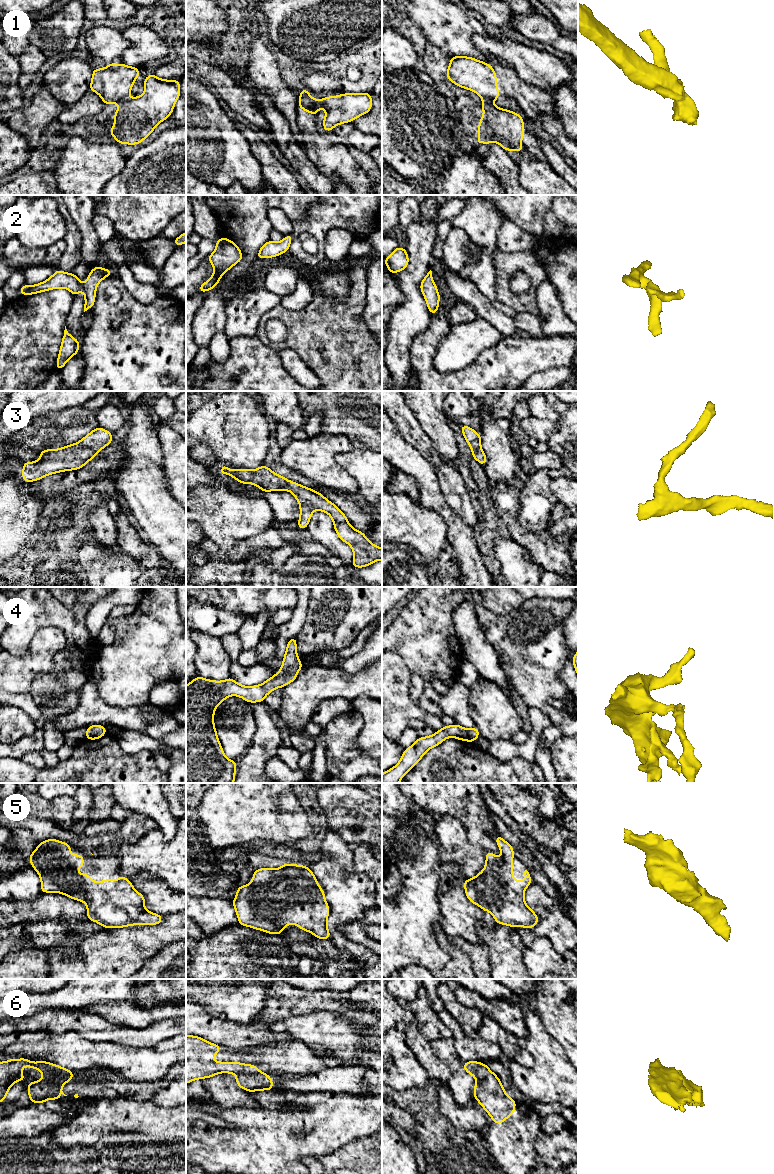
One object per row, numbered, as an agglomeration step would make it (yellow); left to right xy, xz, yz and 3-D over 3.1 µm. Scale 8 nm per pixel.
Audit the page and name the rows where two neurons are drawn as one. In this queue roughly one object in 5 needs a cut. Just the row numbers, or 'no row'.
1, 6

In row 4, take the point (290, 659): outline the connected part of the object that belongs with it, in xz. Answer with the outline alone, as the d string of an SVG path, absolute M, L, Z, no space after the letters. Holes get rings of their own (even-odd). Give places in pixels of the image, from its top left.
M297 637L288 641L280 671L263 684L247 687L238 684L231 677L224 681L212 681L198 676L186 686L186 783L234 783L237 764L224 755L214 726L214 711L223 700L232 695L249 703L264 702L270 692L293 682L303 667L297 655L296 643Z

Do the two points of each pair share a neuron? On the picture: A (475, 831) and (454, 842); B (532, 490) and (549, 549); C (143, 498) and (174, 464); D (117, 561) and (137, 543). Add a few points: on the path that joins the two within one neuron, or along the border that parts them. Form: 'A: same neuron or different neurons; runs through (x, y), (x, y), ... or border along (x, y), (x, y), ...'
A: different neurons; border along (453, 816), (460, 822), (467, 838), (484, 851)
B: different neurons; border along (520, 524), (530, 532), (539, 532), (546, 529)
C: different neurons; border along (161, 452), (162, 472), (168, 491), (173, 497)
D: different neurons; border along (117, 548), (129, 554), (144, 568)

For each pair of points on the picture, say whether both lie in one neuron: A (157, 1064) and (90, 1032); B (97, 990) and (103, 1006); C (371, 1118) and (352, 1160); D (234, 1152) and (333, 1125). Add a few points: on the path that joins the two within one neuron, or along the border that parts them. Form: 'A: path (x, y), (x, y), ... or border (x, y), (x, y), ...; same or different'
A: border (87, 1039), (115, 1042), (133, 1047); different
B: border (124, 999), (94, 1001), (84, 1009); different
C: border (371, 1134), (365, 1137), (355, 1137), (341, 1146); different
D: path (259, 1146), (308, 1138); same

